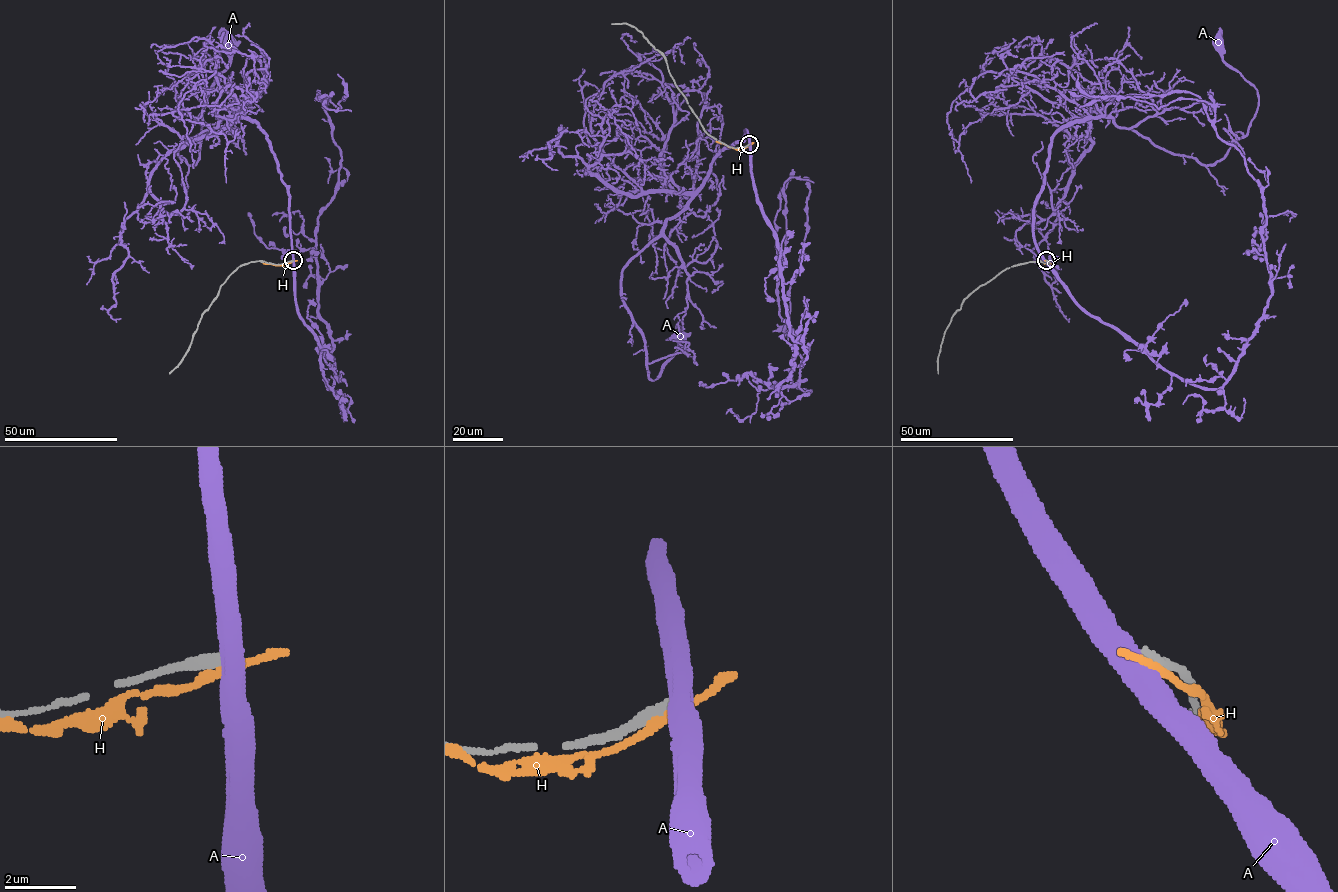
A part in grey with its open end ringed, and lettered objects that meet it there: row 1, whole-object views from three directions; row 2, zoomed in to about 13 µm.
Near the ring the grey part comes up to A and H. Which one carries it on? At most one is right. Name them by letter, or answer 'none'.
none

